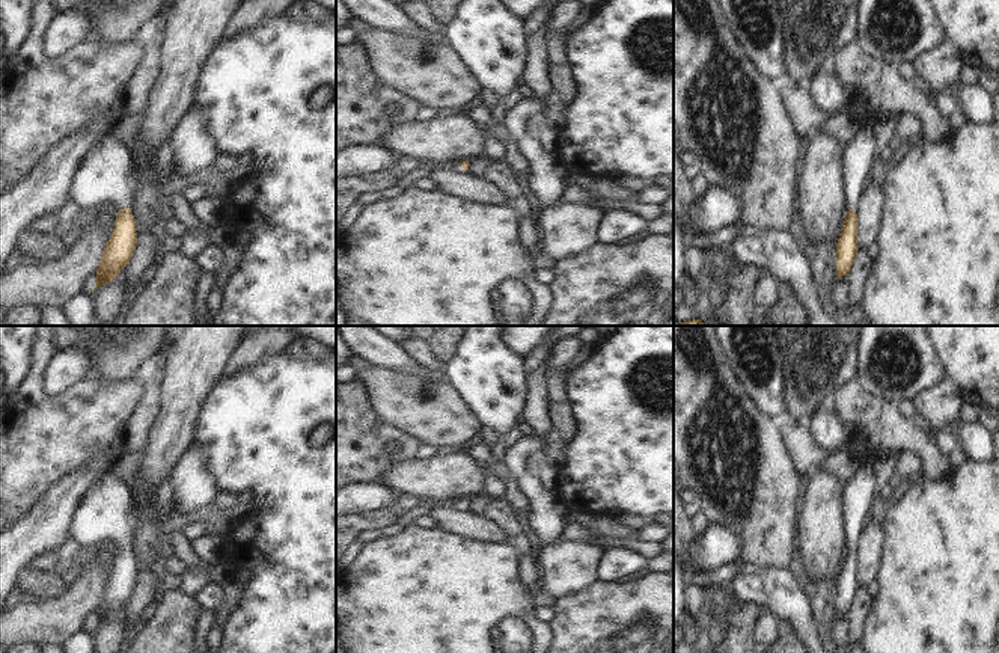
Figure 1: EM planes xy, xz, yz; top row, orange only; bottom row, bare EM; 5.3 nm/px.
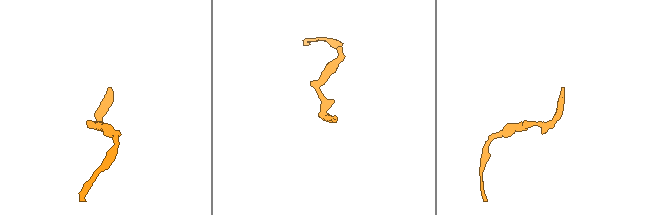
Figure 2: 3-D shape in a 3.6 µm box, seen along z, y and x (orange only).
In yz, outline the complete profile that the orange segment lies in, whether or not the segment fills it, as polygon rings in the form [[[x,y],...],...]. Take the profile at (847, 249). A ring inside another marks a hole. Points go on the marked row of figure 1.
[[[859,130],[854,139],[841,148],[841,173],[848,211],[836,243],[836,279],[848,276],[857,255],[857,214],[856,207],[869,182],[869,170],[875,154],[877,140],[872,131]]]

